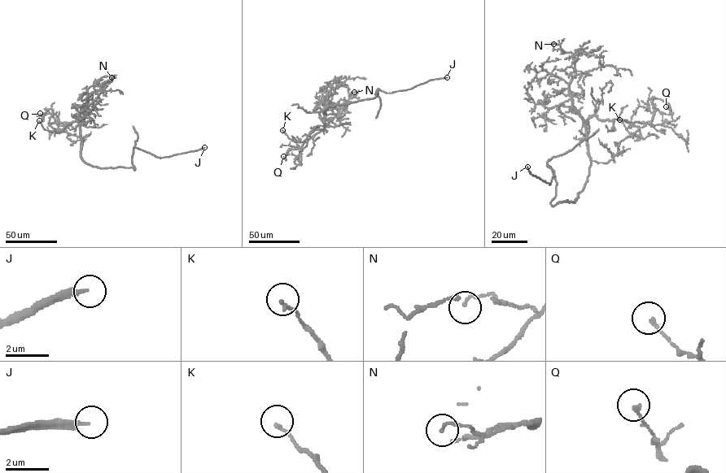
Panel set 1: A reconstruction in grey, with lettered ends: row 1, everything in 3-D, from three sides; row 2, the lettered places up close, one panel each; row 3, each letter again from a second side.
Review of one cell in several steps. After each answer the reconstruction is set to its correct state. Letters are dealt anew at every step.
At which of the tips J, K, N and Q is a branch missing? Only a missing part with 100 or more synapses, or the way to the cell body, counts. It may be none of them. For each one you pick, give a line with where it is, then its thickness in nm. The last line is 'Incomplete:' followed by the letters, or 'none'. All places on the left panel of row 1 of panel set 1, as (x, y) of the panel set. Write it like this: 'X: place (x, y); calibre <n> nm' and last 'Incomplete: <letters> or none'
J: place (204, 147); calibre 240 nm
Incomplete: J

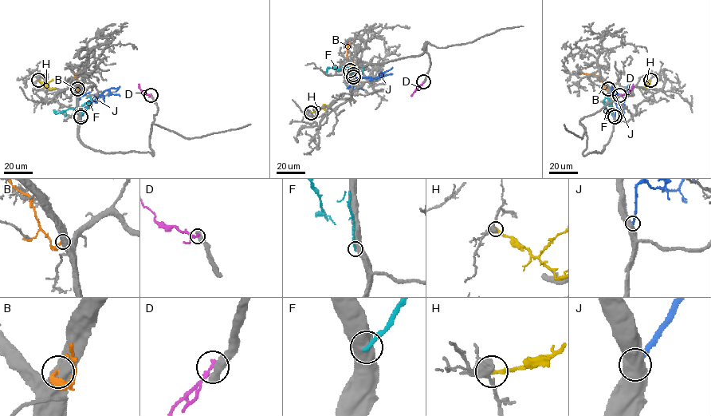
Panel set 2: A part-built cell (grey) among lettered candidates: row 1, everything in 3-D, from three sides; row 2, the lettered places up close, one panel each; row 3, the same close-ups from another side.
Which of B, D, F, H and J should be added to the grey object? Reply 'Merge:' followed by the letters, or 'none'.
Merge: F

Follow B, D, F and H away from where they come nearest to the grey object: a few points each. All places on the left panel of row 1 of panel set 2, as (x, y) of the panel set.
B: (77, 89), (79, 82), (74, 74), (78, 73)
D: (151, 96), (144, 93), (139, 84)
F: (80, 115), (91, 97), (77, 108), (55, 113), (53, 110)
H: (38, 80), (50, 89), (55, 88)

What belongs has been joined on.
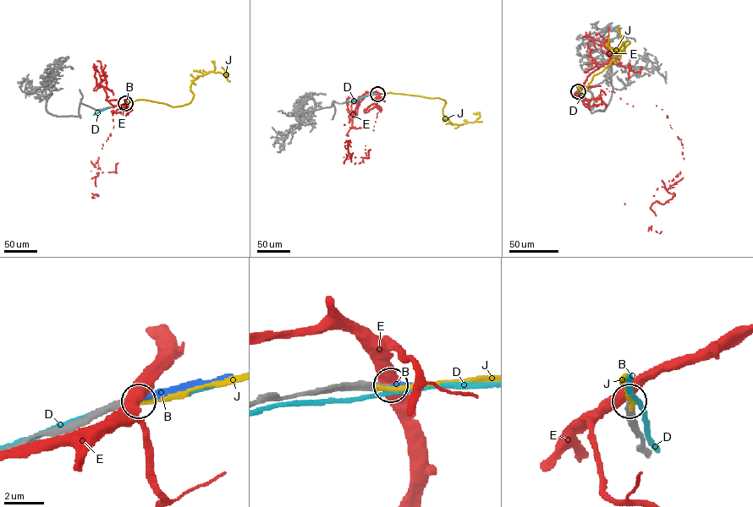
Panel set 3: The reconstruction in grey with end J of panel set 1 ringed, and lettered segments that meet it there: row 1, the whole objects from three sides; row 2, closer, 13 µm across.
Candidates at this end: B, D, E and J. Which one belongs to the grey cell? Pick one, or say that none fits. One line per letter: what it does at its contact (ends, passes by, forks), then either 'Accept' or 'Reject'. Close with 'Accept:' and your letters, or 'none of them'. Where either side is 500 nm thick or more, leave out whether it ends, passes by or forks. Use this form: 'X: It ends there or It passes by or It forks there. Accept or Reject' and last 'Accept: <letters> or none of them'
B: It ends there. Accept
D: It passes by. Reject
E: Reject
J: It ends there. Reject
Accept: B

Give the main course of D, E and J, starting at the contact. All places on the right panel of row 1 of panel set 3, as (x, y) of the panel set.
D: (579, 91), (589, 102), (590, 108)
E: (578, 91), (585, 100), (612, 91), (667, 115), (684, 159), (673, 198), (650, 208), (659, 233)
J: (578, 91), (578, 85), (585, 95), (592, 77), (624, 48), (623, 44), (610, 48), (607, 37)

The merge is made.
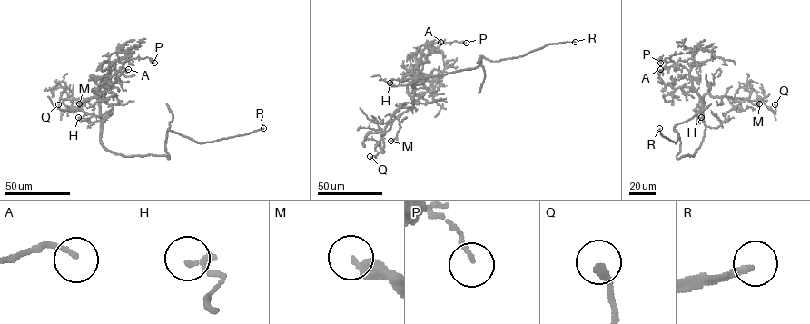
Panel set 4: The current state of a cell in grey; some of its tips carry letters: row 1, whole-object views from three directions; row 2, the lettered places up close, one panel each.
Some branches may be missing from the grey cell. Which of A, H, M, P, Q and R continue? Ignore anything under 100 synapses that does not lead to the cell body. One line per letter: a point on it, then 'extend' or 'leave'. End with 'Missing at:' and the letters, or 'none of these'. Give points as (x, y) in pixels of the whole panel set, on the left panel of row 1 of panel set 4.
A: place (128, 69); leave
H: place (78, 117); leave
M: place (79, 103); leave
P: place (154, 63); leave
Q: place (58, 104); leave
R: place (263, 128); extend
Missing at: R

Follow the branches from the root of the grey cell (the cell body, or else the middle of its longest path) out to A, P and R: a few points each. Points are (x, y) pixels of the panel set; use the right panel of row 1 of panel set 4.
A: (694, 156), (700, 146), (706, 128), (700, 96), (692, 87), (666, 85), (659, 76), (660, 69)
P: (694, 156), (700, 146), (706, 128), (700, 95), (693, 87), (689, 72), (686, 68), (659, 57), (660, 63)
R: (694, 156), (677, 159), (680, 141), (674, 130), (679, 134), (676, 142), (663, 136), (659, 128)

